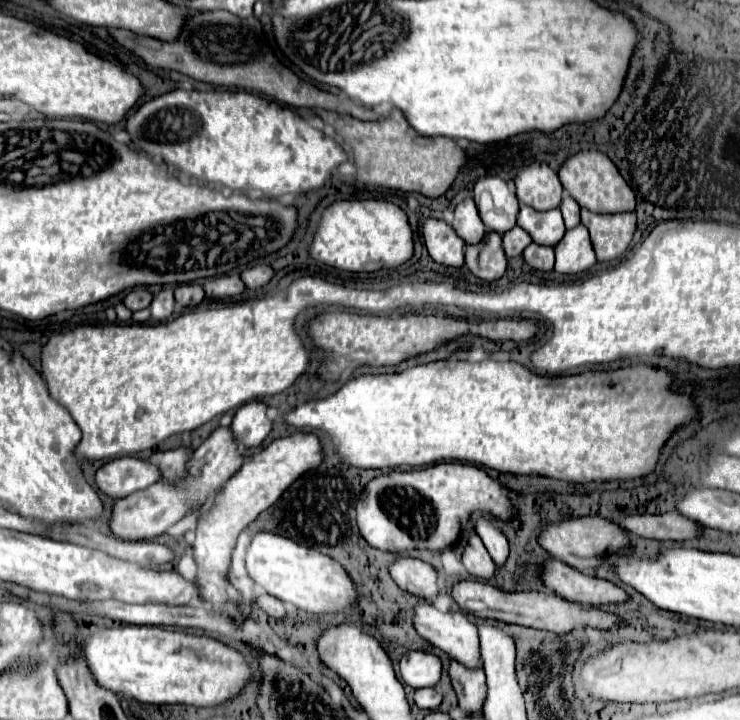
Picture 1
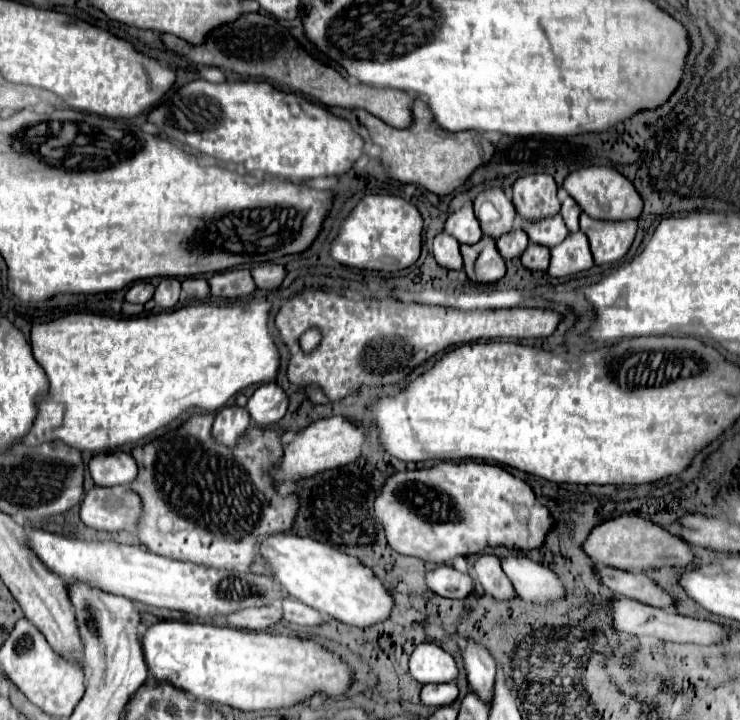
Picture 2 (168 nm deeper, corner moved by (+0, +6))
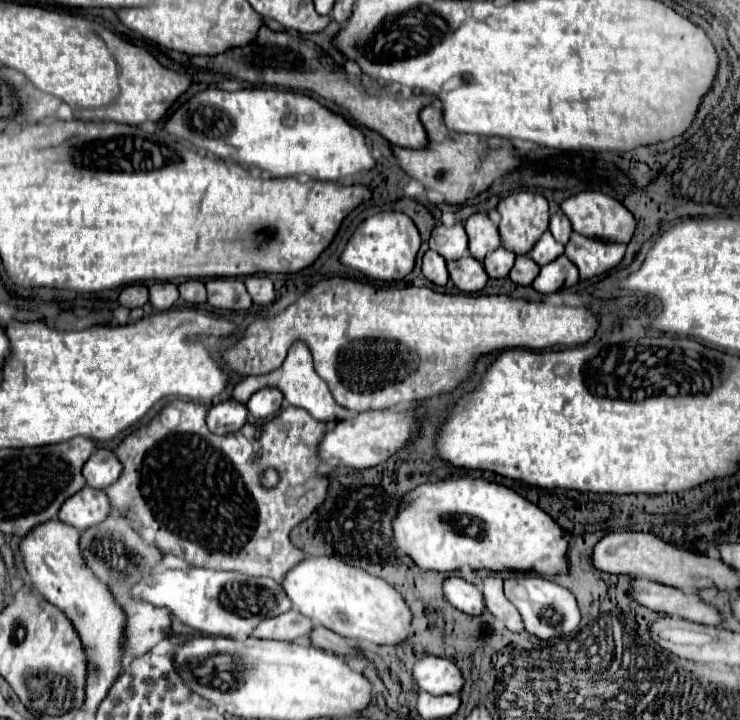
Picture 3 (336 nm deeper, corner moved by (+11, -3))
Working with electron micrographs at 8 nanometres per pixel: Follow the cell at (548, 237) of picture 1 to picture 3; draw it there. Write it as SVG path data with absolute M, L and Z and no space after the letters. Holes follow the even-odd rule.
M546 231L540 241L534 245L534 249L530 251L530 257L542 267L548 265L552 259L558 259L564 253L564 245L560 245L550 231Z

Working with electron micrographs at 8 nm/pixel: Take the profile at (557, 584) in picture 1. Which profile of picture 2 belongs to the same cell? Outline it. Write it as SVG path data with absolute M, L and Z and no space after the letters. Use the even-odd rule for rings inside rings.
M597 564L595 576L599 578L601 584L605 584L619 598L639 600L639 602L645 602L645 604L657 606L657 608L671 608L673 606L673 598L669 594L665 594L659 586L655 586L655 582L651 582L641 572L629 574L629 572L617 570L617 568Z

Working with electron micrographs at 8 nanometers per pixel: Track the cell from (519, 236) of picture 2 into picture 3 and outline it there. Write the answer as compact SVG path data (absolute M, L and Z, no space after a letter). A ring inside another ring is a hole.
M498 247L496 251L486 255L484 269L486 269L490 279L502 279L502 277L508 277L508 273L510 273L510 269L514 265L514 259L516 259L514 253L506 251L504 247Z

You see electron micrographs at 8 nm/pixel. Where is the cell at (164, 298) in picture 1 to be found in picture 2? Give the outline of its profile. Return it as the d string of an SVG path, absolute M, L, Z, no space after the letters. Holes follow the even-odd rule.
M163 278L155 290L155 304L163 310L173 308L179 300L179 292L181 292L181 282L177 278Z

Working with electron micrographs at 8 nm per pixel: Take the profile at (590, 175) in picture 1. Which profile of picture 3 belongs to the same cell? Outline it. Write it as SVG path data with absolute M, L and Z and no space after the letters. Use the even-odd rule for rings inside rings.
M582 191L582 193L566 199L560 207L566 213L566 217L570 219L574 231L584 237L610 241L610 243L630 243L630 239L634 235L636 221L632 217L632 213L622 203L618 203L616 199L612 199L600 191Z

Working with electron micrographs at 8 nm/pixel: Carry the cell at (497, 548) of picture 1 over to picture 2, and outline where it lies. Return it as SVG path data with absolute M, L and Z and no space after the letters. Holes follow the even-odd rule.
M501 556L501 568L517 594L527 602L549 602L563 598L563 584L545 566L525 556Z

